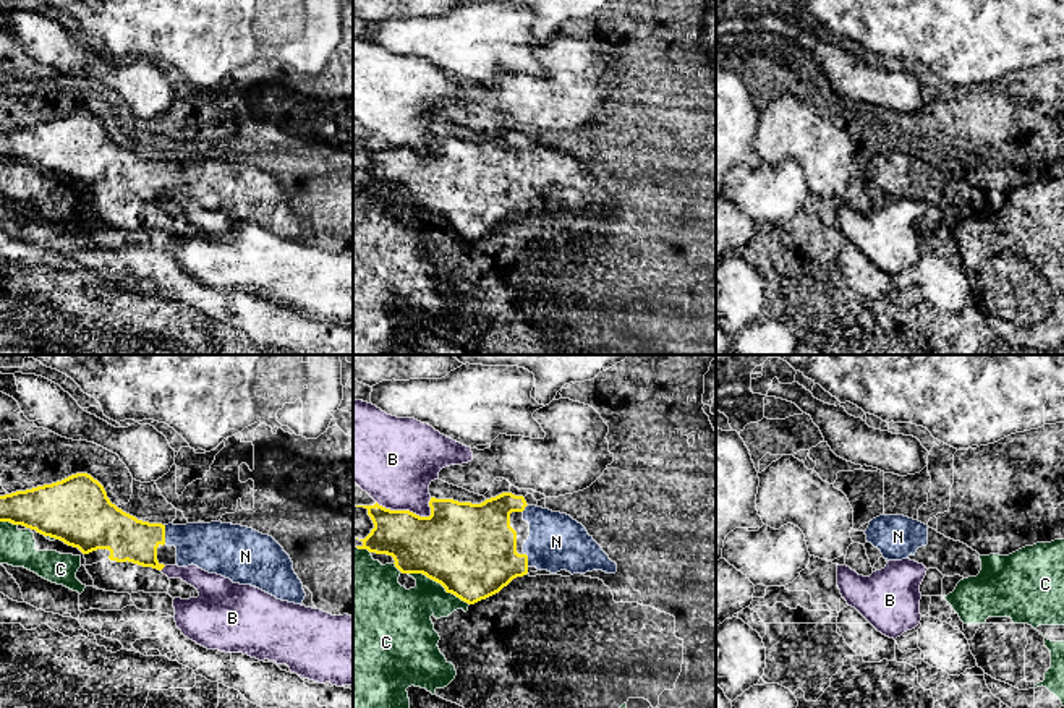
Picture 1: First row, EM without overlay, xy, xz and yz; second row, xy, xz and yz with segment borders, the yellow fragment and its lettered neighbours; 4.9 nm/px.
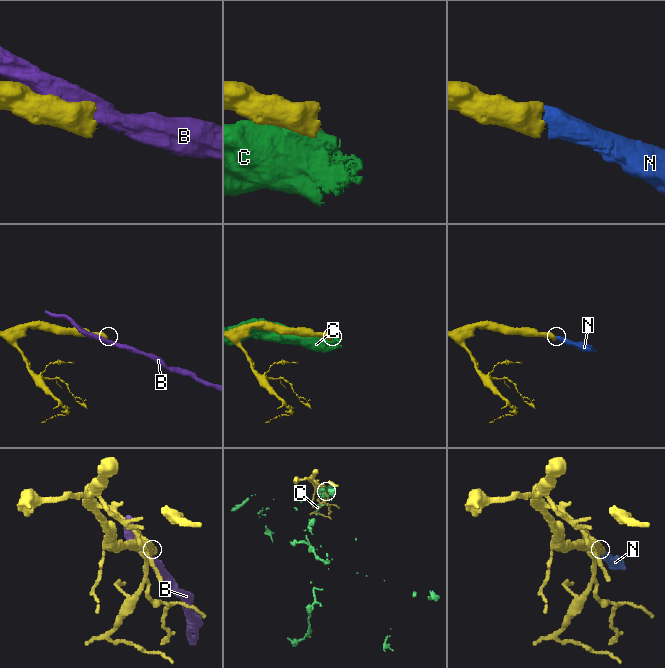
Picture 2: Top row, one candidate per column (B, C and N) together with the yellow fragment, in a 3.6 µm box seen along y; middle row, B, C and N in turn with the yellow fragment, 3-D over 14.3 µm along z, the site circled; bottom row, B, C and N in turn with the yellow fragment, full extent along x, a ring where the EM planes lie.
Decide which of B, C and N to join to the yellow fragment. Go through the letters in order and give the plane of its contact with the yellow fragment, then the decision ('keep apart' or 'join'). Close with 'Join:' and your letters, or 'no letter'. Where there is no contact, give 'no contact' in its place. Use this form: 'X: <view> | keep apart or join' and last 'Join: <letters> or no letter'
B: xz | keep apart
C: xz | keep apart
N: xy | join
Join: N

